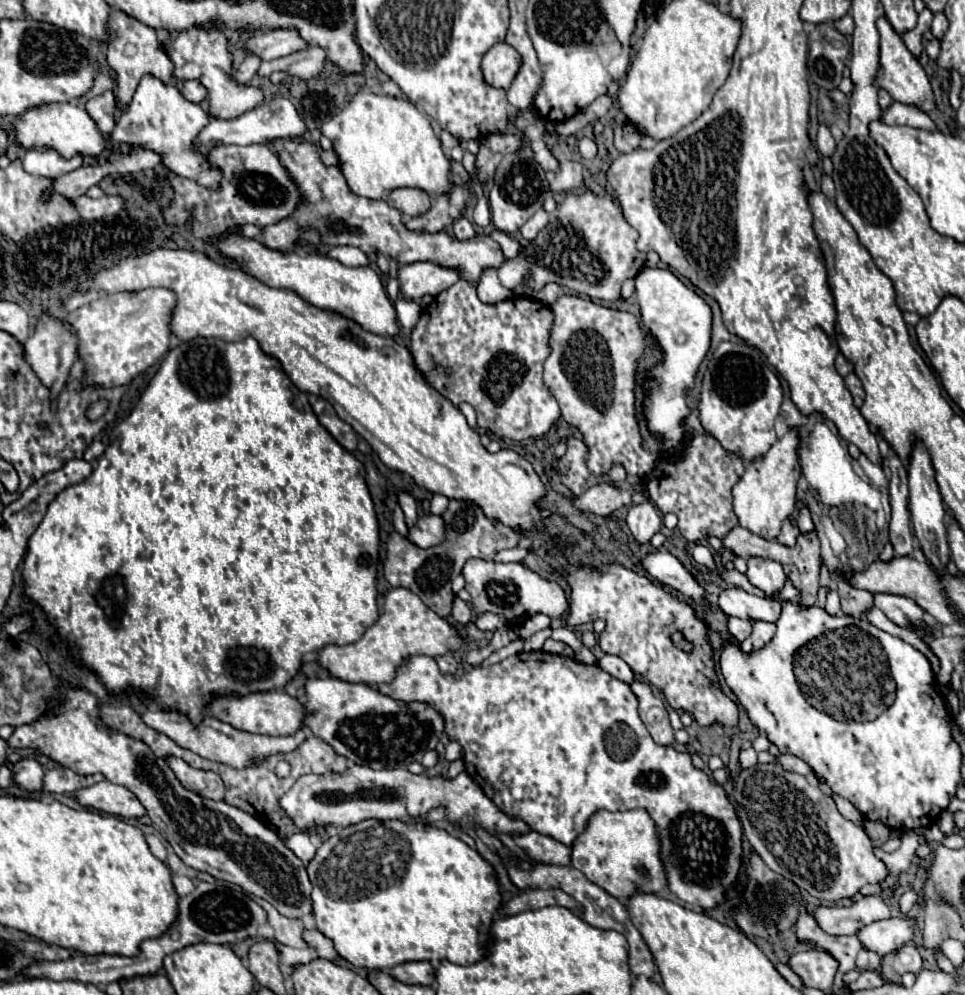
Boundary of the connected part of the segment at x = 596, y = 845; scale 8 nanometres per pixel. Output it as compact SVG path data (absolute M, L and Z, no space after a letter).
M643 808L627 812L599 810L593 814L571 850L571 866L581 870L593 884L601 886L615 898L631 898L637 892L665 896L667 892L667 874L661 862L657 826Z

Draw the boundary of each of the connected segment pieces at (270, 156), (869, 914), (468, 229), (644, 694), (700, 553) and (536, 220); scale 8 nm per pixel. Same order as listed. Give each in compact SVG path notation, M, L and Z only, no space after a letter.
M263 144L255 146L215 146L211 150L211 162L223 170L221 190L207 190L193 180L179 178L163 170L163 178L175 190L175 200L165 210L165 220L169 224L189 224L195 238L207 238L211 234L225 232L231 226L255 224L269 226L289 218L301 204L301 192L291 180L285 166L279 162L277 154Z
M881 892L871 896L857 896L855 904L841 908L825 908L819 906L815 912L817 924L833 936L839 934L857 934L863 926L873 924L877 920L891 918L889 906L881 898Z
M467 218L457 220L457 222L453 224L453 228L455 228L455 238L457 238L457 240L469 240L469 238L475 236L475 230L473 230L473 226L471 226L471 222L469 222Z
M635 680L631 684L631 690L639 698L639 714L643 724L647 726L651 738L661 746L671 746L673 740L673 728L669 724L669 712L661 698L657 698L649 684Z
M697 544L697 546L693 548L693 558L695 558L695 562L697 562L697 564L705 564L709 570L717 572L715 558L713 558L713 554L709 552L709 548L707 548L707 546L703 546L703 544Z
M541 208L541 210L537 210L531 218L529 218L529 222L521 228L521 234L523 234L523 238L527 238L527 240L533 240L545 226L547 226L547 220L549 220L549 214Z

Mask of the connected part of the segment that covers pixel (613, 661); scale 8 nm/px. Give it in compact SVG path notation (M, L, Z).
M605 654L599 662L597 662L597 666L601 668L601 670L605 670L607 674L611 674L613 678L617 678L617 680L621 680L621 682L627 682L627 684L631 684L633 680L635 680L635 674L631 672L631 668L621 660L621 658L617 658L617 656L611 656L611 654Z

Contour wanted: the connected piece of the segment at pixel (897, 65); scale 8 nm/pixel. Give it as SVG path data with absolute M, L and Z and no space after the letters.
M881 18L877 22L877 30L881 34L881 66L879 66L877 84L881 88L885 88L895 102L915 106L927 114L933 112L935 110L935 96L933 96L933 90L931 90L931 84L929 84L929 78L927 78L923 66L915 60L913 54L909 54L901 36L893 30L893 26L889 24L887 18Z

